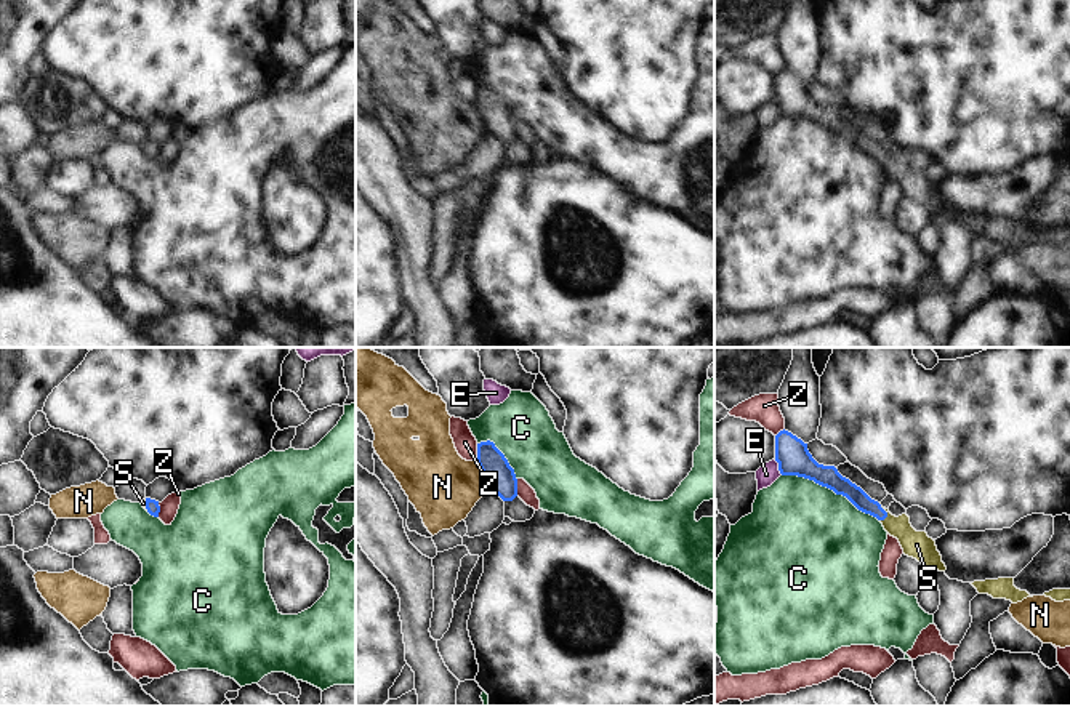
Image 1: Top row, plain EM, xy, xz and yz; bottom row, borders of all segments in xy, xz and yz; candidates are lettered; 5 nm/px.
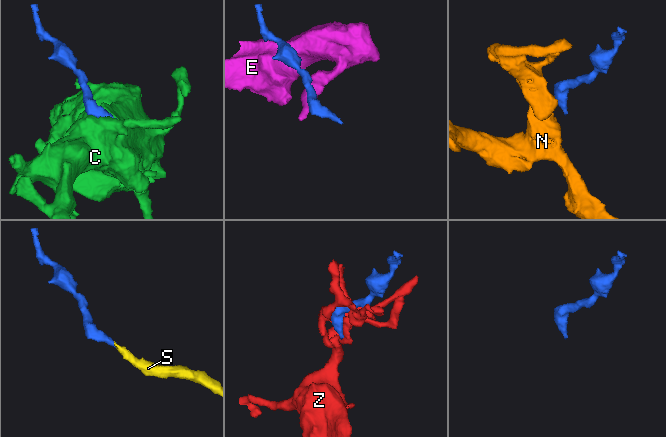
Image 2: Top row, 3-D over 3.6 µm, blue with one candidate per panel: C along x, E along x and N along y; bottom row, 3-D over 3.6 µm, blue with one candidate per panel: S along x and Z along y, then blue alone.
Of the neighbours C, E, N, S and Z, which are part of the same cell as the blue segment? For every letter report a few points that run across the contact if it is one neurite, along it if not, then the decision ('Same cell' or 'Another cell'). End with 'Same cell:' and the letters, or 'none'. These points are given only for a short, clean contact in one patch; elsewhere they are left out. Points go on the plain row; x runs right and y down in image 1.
C: Another cell
E: Another cell
N: Line: xz (476, 103), (487, 125). Another cell
S: Line: yz (856, 136), (868, 148), (886, 154), (917, 186). Same cell
Z: Another cell
Same cell: S

